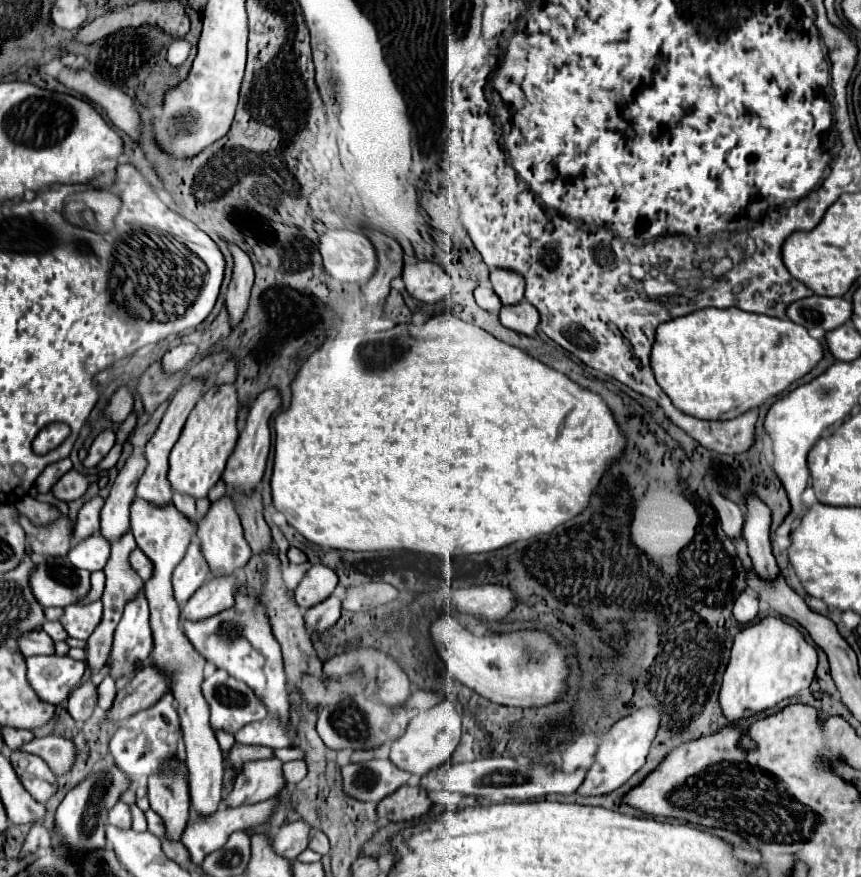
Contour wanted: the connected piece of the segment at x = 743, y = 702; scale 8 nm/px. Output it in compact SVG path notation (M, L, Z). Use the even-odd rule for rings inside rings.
M765 617L745 629L739 631L739 635L735 635L733 647L731 647L731 659L729 665L725 669L723 675L723 685L721 685L721 693L719 693L719 703L723 709L723 715L727 717L729 723L735 723L739 719L745 719L751 715L751 711L765 711L773 705L777 705L779 701L807 689L815 677L815 669L817 669L817 651L811 643L805 641L803 633L785 623L781 617Z

